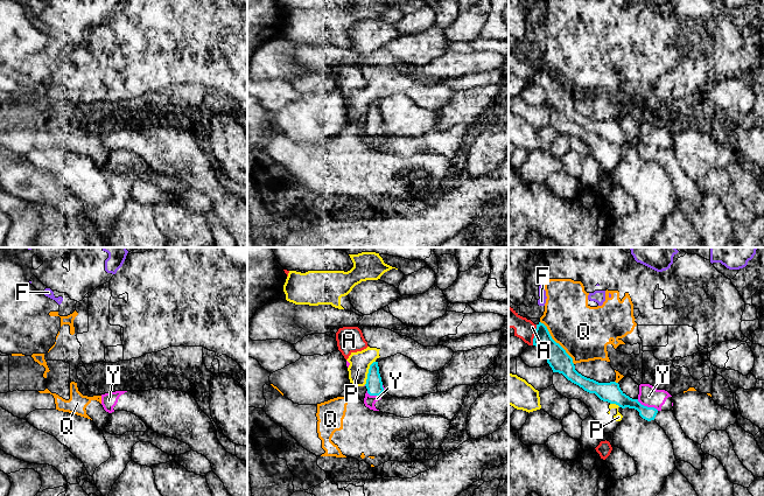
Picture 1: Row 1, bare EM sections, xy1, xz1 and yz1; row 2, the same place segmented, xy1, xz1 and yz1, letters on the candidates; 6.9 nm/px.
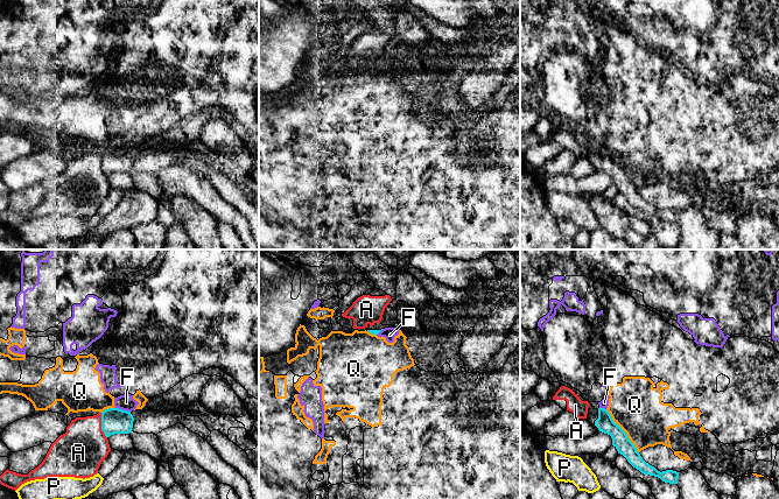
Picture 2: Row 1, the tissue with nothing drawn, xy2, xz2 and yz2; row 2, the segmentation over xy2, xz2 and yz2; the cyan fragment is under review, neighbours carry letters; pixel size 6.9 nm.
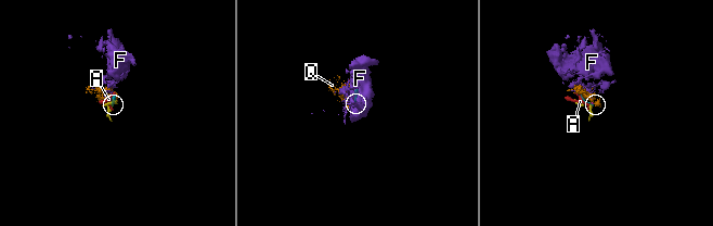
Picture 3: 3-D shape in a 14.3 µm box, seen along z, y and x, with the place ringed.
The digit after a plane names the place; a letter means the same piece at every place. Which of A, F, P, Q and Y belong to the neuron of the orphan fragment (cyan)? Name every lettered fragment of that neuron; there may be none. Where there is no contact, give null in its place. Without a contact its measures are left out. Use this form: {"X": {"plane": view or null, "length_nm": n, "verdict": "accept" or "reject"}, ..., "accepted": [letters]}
{"A": {"plane": "xy2", "length_nm": 180, "verdict": "reject"}, "F": {"plane": "xy2", "length_nm": 110, "verdict": "reject"}, "P": {"plane": "xz1", "length_nm": 180, "verdict": "reject"}, "Q": {"plane": "yz1", "length_nm": 380, "verdict": "reject"}, "Y": {"plane": "yz1", "length_nm": 170, "verdict": "reject"}, "accepted": []}

